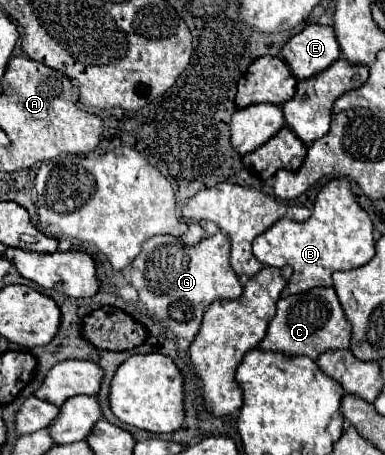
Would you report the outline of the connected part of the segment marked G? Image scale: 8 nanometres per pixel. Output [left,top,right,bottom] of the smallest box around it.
[131,234,241,342]

